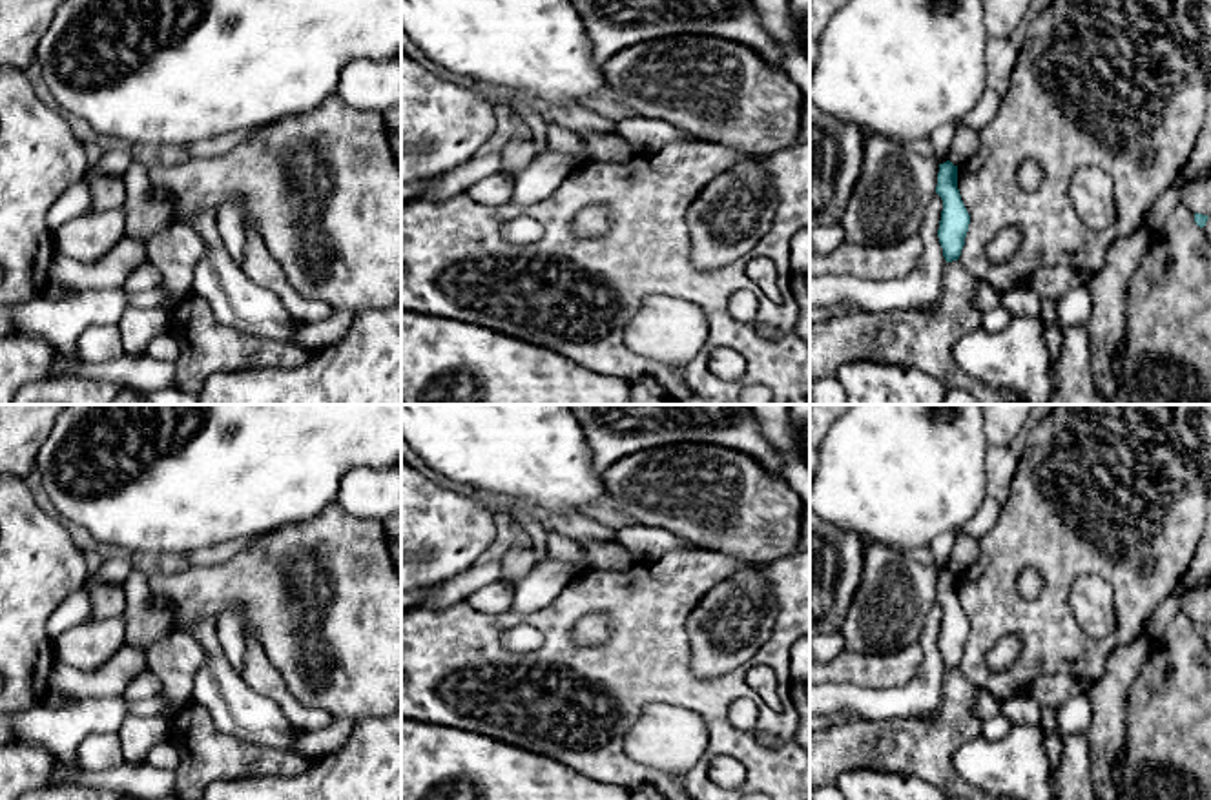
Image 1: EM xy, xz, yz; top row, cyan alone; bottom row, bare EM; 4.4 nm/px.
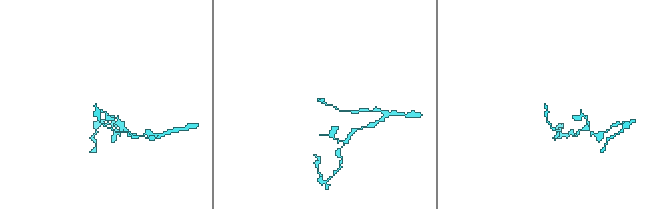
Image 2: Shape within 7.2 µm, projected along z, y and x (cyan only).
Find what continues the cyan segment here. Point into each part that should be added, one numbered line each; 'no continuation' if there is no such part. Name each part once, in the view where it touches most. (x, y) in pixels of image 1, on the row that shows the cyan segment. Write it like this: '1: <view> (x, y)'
no continuation

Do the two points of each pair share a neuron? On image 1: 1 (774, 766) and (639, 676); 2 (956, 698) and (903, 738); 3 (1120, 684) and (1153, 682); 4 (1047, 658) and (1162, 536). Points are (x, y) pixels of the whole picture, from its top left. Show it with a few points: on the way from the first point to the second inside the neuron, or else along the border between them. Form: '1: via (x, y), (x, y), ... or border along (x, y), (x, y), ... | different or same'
1: via (739, 744), (684, 687), (673, 682) | same
2: via (951, 715), (927, 738), (920, 738) | same
3: border along (1149, 644), (1144, 666), (1129, 689), (1126, 726) | different
4: via (1051, 613), (1056, 584), (1104, 538), (1117, 538) | same

